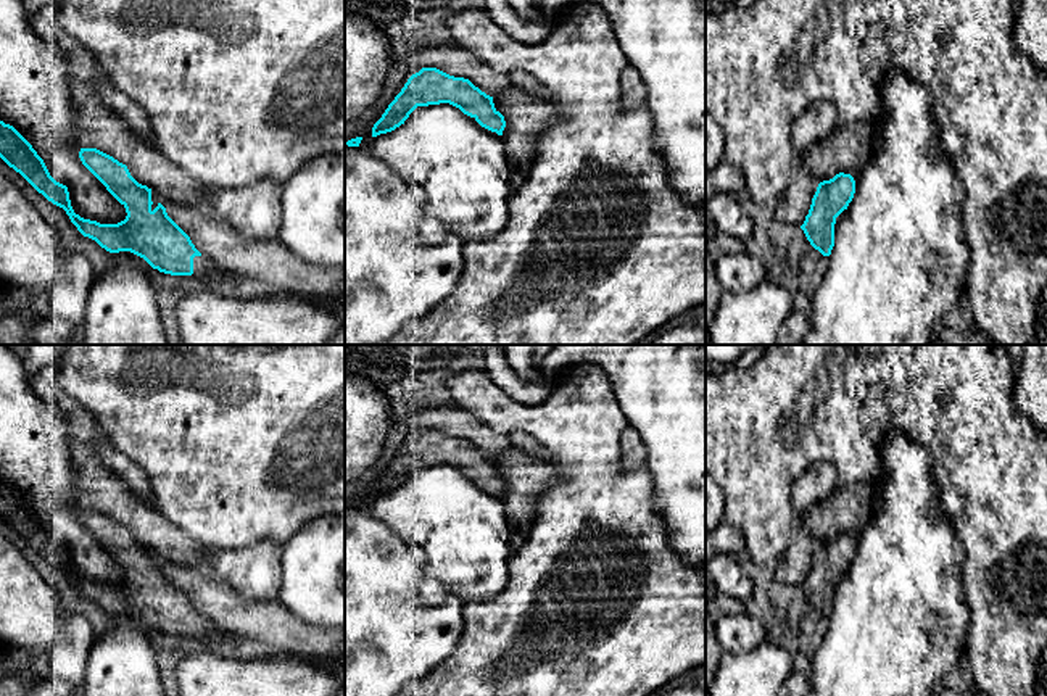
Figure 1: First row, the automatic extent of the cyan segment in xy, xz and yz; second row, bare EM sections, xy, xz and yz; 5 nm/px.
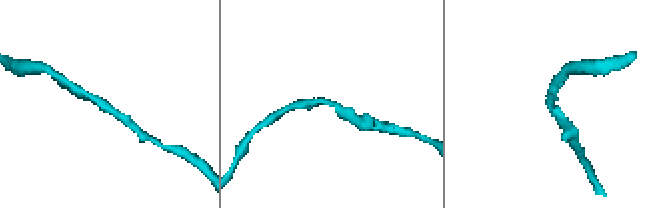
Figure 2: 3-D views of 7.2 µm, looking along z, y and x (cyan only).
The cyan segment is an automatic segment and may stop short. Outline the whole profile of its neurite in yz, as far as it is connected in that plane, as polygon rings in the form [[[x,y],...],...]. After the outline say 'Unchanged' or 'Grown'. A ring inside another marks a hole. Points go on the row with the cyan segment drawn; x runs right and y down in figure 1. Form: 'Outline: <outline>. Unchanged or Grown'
Outline: [[[839,172],[818,184],[809,214],[801,229],[810,245],[823,256],[830,256],[834,246],[836,218],[847,209],[855,193],[855,180],[850,174]]]. Unchanged

